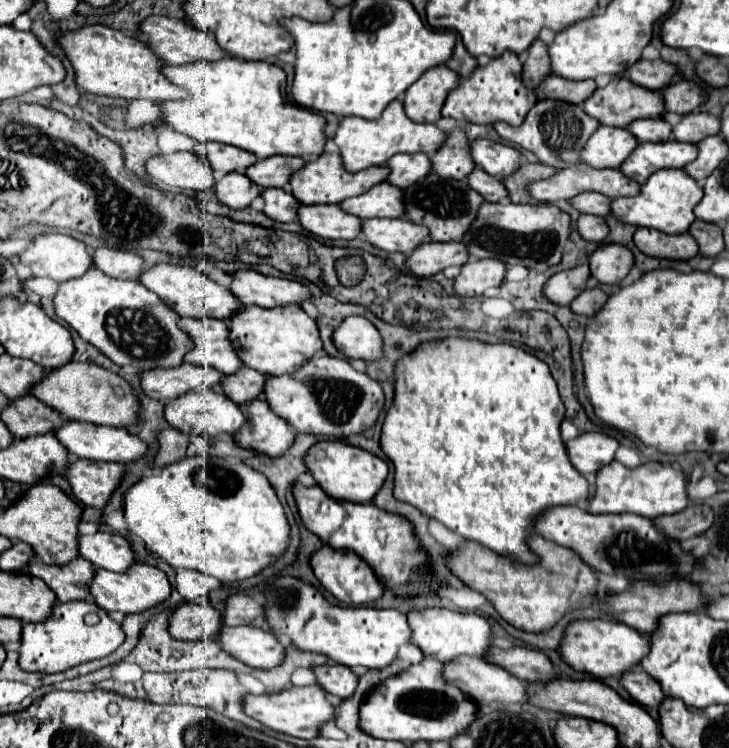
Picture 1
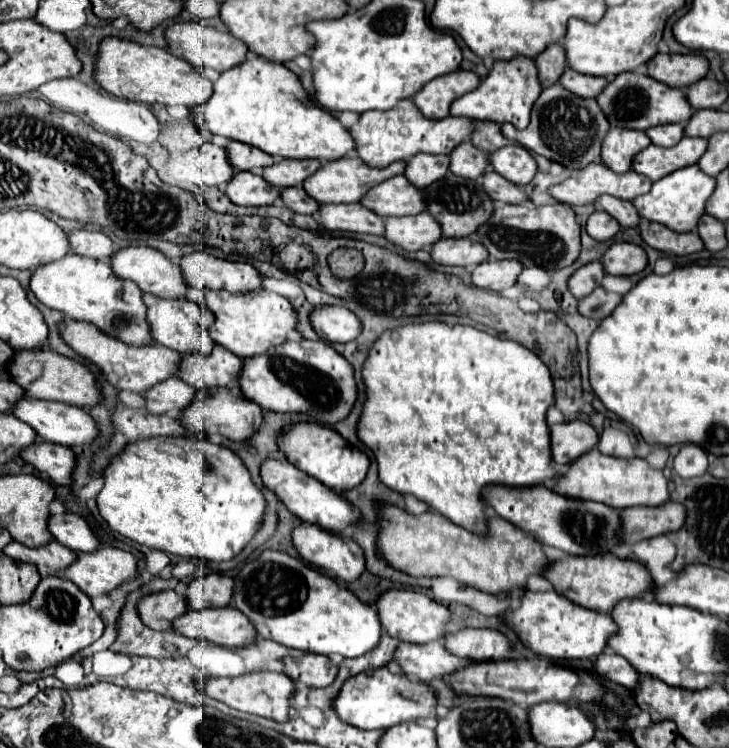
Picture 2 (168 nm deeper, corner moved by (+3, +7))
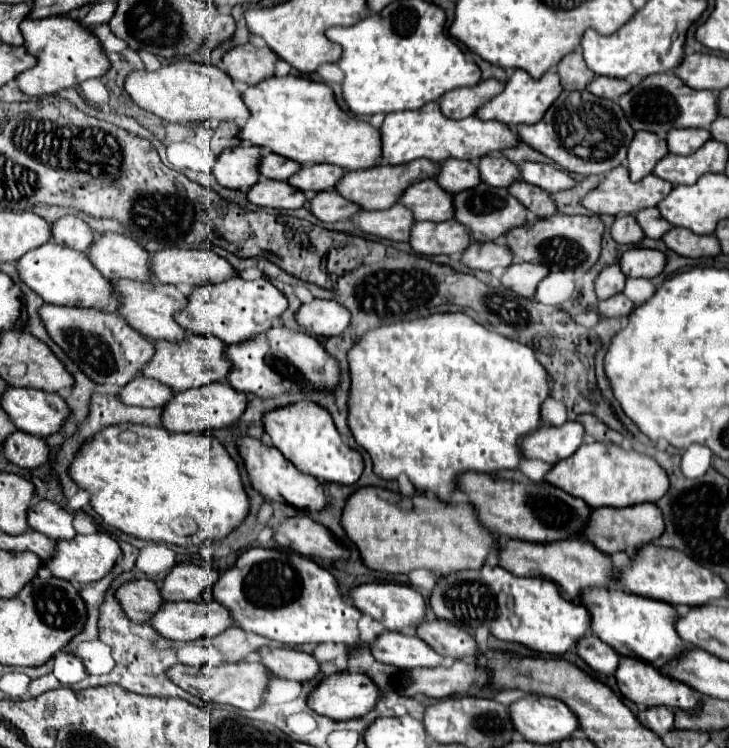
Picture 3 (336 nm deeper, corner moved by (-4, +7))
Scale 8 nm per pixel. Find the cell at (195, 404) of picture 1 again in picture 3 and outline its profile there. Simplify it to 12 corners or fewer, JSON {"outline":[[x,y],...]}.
{"outline":[[138,375],[116,397],[124,405],[162,407],[174,391]]}

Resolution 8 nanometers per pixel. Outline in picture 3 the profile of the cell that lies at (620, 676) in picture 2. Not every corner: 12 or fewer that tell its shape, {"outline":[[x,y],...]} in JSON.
{"outline":[[596,635],[576,641],[576,653],[594,671],[612,675],[618,653]]}

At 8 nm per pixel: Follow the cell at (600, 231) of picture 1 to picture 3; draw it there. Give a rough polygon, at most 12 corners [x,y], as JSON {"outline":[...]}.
{"outline":[[618,217],[612,225],[616,243],[638,245],[644,231],[636,217]]}

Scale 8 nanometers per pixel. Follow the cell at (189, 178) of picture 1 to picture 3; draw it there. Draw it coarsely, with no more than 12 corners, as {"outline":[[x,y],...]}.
{"outline":[[226,149],[214,167],[222,187],[248,191],[262,149]]}

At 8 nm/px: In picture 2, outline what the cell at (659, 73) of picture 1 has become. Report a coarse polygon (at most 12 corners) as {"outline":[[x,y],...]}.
{"outline":[[657,53],[647,75],[685,89],[707,75],[701,55]]}

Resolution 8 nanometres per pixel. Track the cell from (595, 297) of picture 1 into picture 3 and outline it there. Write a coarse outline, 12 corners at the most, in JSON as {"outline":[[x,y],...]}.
{"outline":[[624,293],[600,301],[602,317],[626,317],[634,303]]}

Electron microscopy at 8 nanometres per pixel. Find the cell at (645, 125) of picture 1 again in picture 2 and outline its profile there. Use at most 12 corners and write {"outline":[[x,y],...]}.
{"outline":[[655,125],[649,127],[647,137],[671,147],[681,141],[683,125]]}

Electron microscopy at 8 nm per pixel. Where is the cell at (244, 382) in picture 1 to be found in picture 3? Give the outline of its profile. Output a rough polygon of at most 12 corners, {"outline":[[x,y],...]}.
{"outline":[[216,337],[152,341],[140,369],[184,391],[224,381],[230,363]]}

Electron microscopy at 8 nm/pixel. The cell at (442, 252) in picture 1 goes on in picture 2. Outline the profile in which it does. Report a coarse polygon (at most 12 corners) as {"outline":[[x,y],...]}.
{"outline":[[469,237],[439,239],[431,259],[439,265],[475,267],[487,249]]}

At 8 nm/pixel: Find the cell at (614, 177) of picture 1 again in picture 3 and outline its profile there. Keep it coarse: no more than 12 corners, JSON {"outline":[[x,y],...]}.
{"outline":[[612,169],[582,205],[594,215],[634,215],[656,207],[672,183],[648,175],[632,183]]}

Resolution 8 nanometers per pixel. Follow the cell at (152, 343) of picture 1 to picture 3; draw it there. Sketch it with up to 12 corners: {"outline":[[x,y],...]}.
{"outline":[[46,243],[16,261],[46,303],[112,309],[88,255]]}

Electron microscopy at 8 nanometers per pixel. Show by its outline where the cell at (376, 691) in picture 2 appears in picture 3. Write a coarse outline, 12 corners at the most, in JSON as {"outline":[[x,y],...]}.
{"outline":[[332,673],[308,707],[334,721],[368,713],[380,689],[364,673]]}

